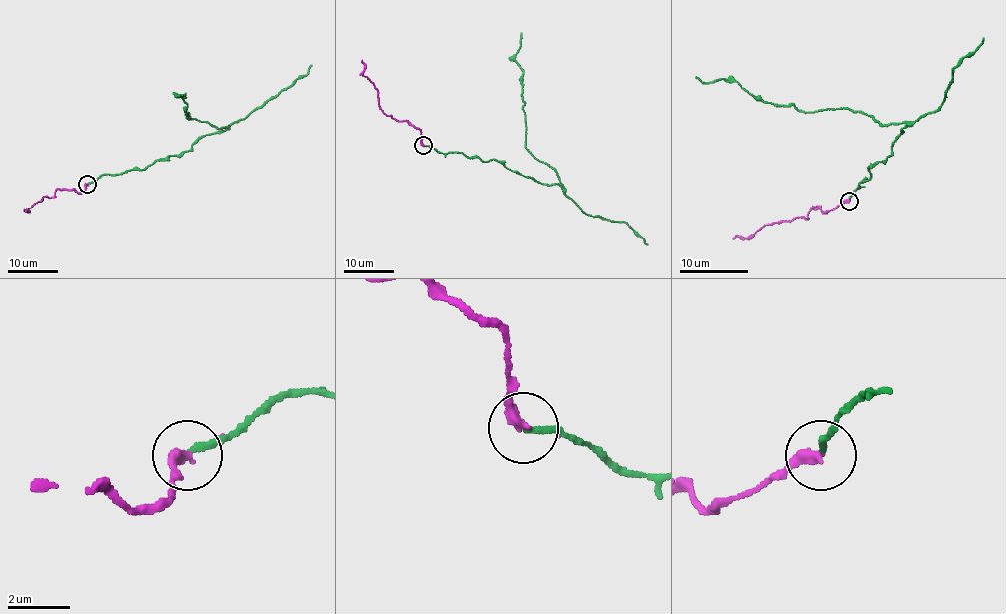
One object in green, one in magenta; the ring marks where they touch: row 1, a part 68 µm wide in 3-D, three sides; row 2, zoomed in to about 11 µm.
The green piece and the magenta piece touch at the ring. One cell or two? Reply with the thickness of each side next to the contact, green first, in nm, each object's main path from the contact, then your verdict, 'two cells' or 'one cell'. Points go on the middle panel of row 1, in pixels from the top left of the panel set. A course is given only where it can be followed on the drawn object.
calibres 200 and 360 nm; course green (423, 145), (499, 160), (541, 184), (562, 187), (553, 169), (526, 148), (523, 72), (514, 58), (522, 33); course magenta (423, 145), (418, 129), (406, 121), (394, 120), (381, 109), (377, 90), (363, 75), (362, 59); one cell

